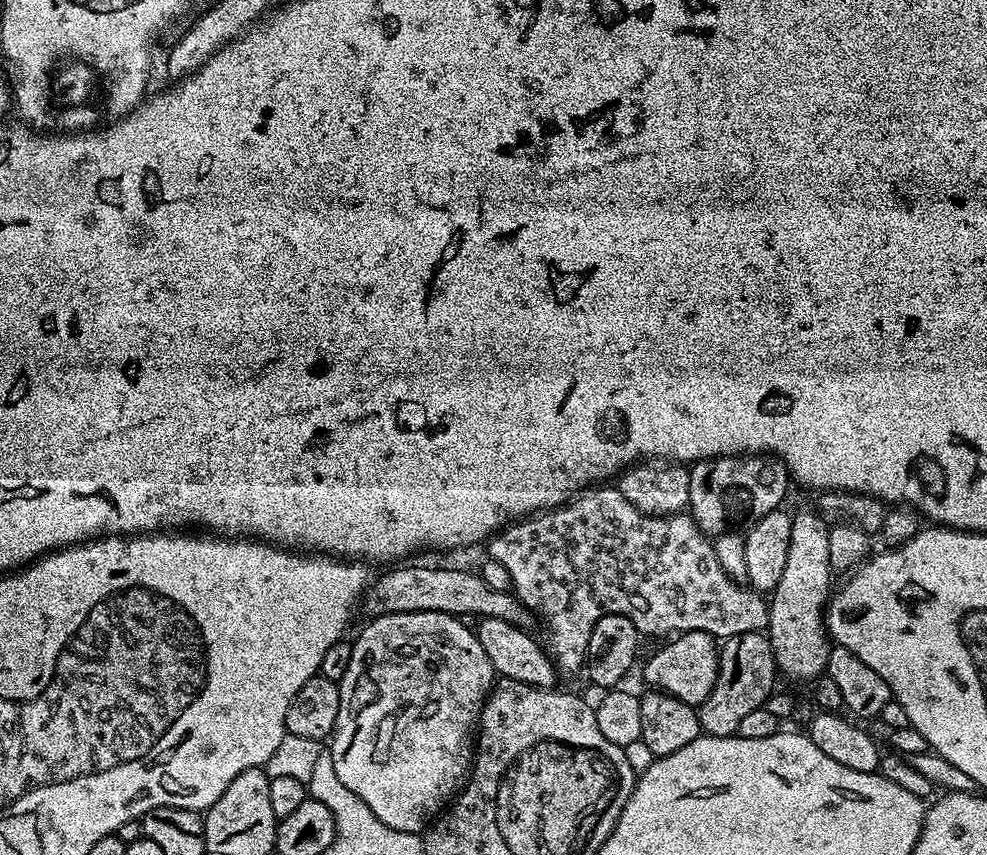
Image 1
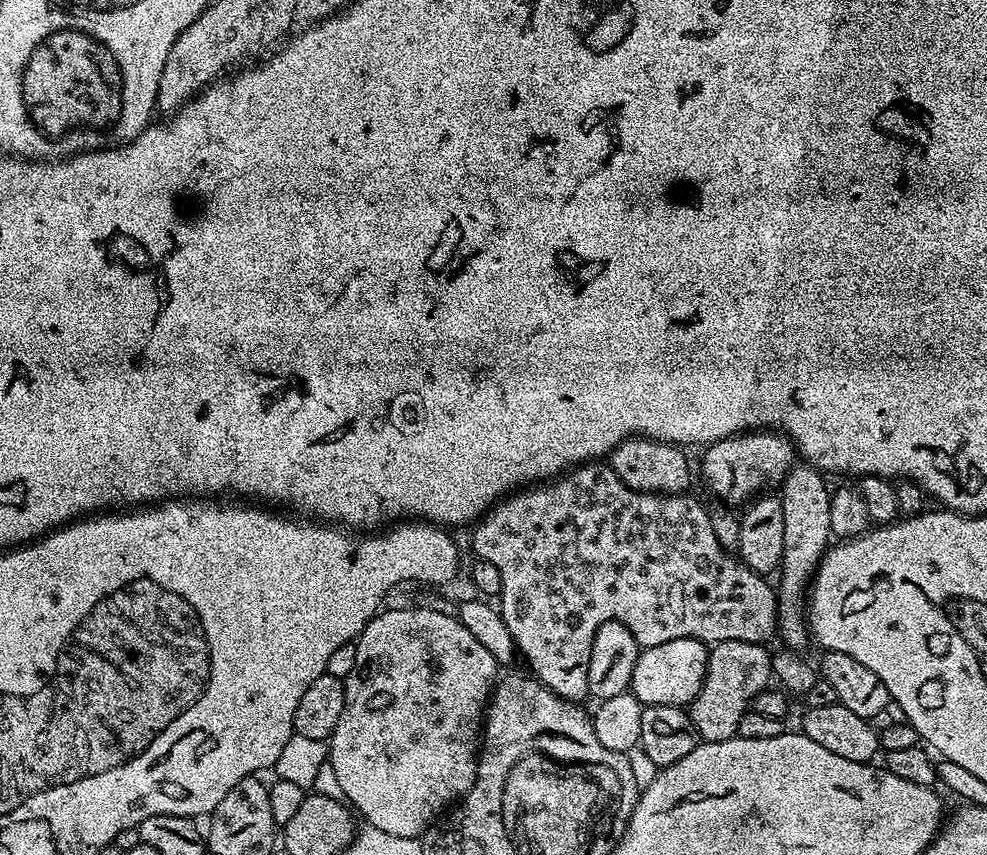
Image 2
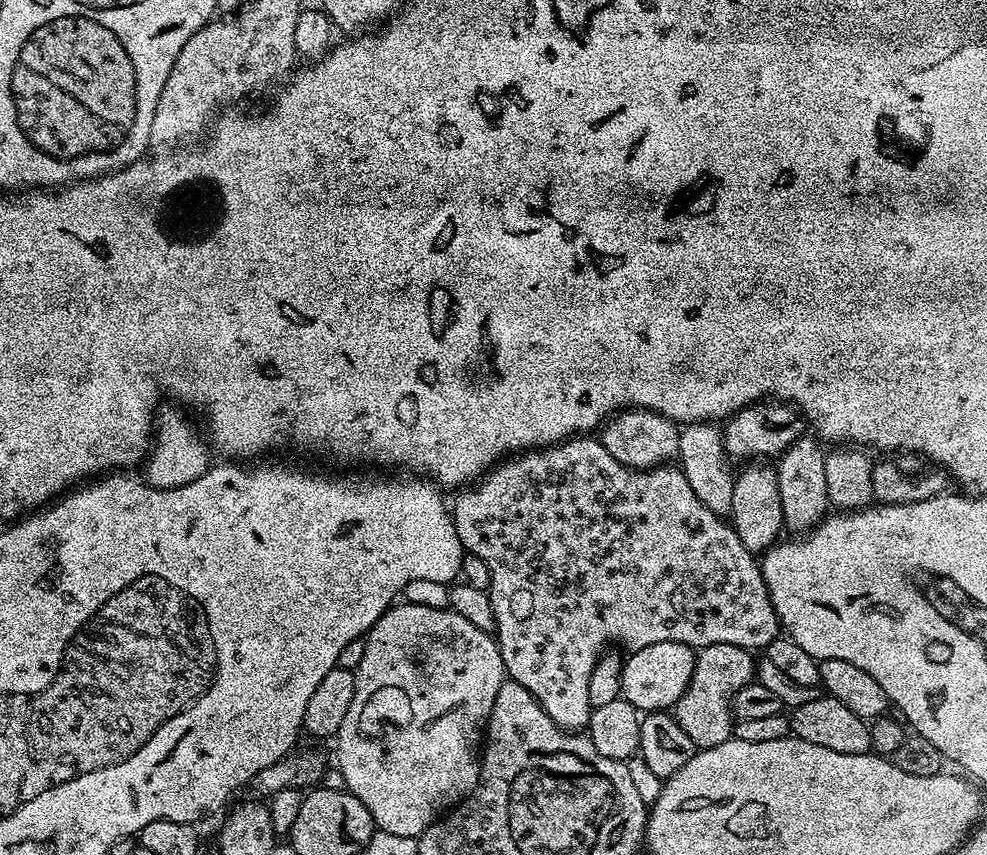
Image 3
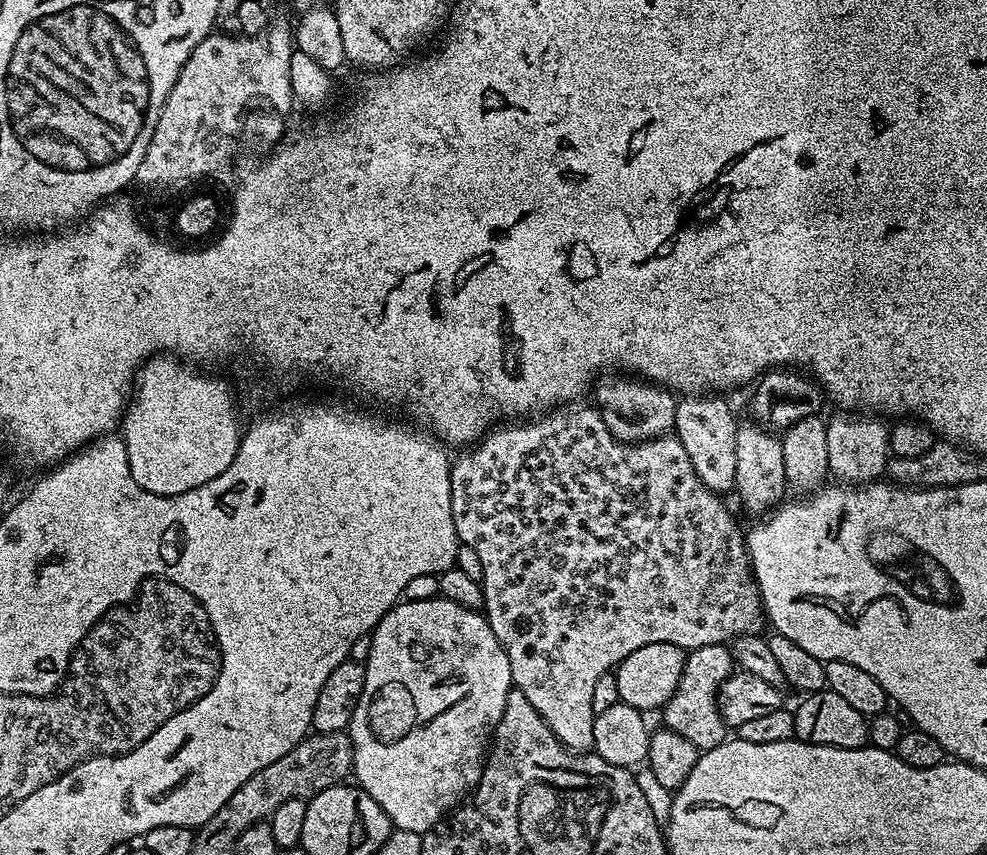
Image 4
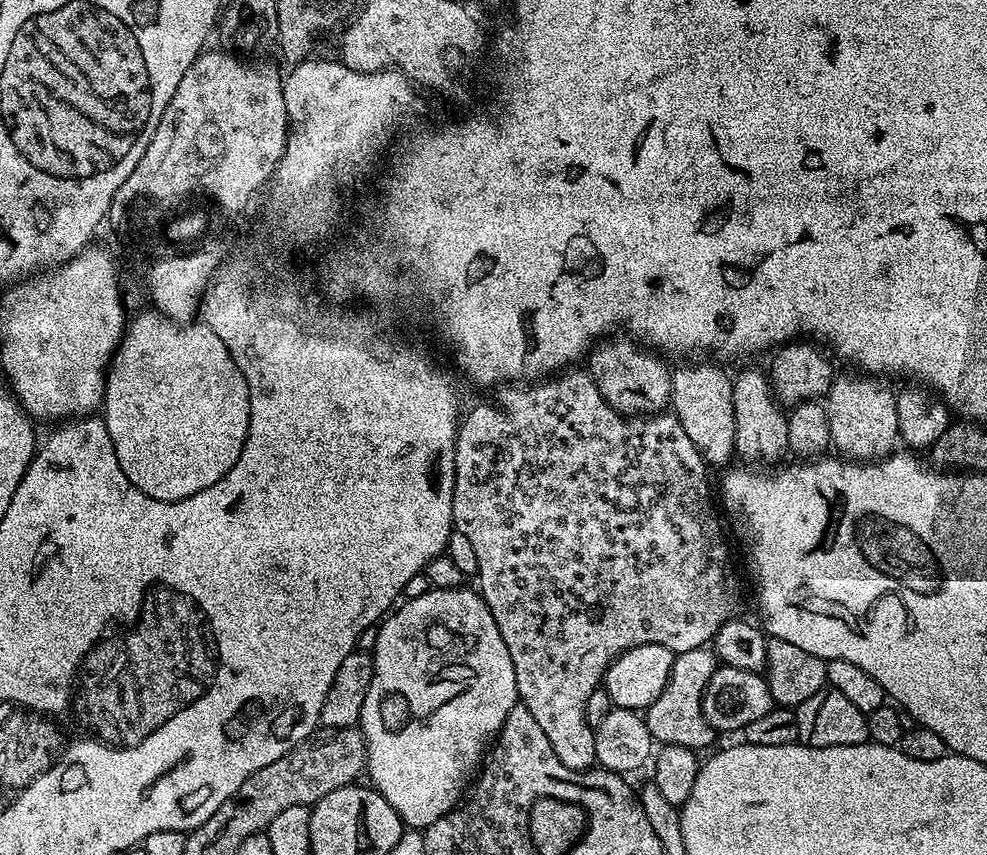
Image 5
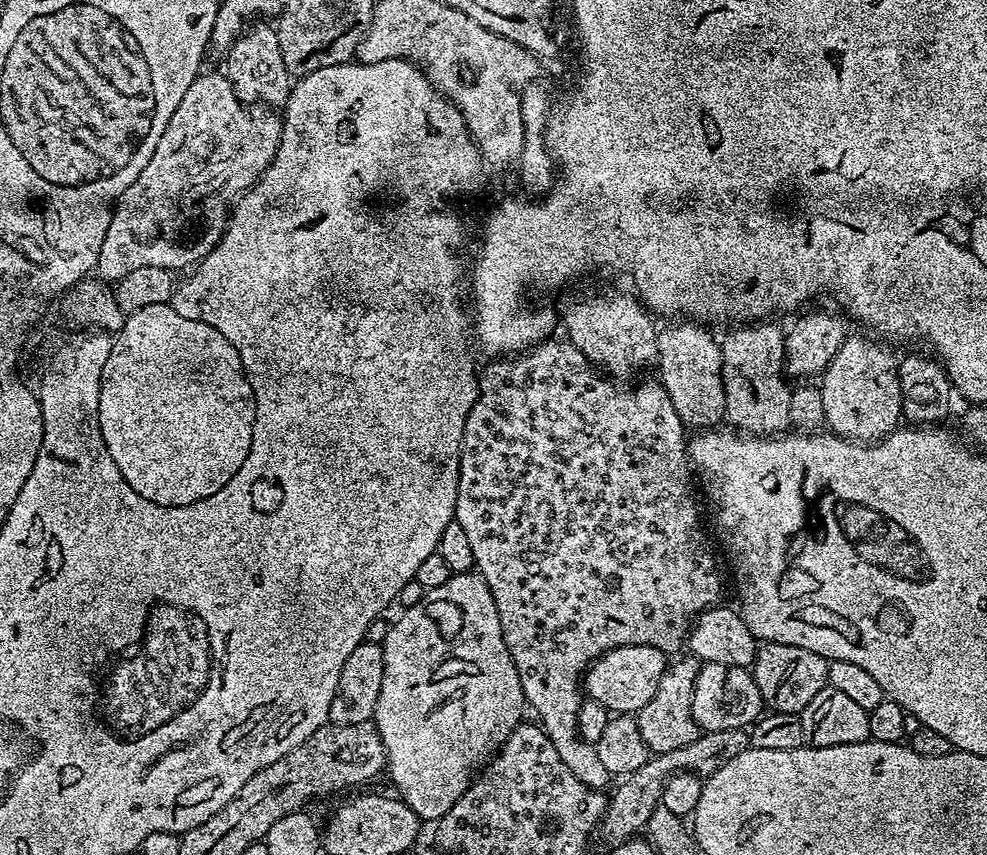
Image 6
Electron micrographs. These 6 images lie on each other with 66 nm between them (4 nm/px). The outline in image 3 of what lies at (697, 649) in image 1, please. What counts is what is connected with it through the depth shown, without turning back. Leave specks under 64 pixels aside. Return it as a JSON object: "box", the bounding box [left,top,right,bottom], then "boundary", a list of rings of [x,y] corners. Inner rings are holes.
{"box":[620,642,696,714],"boundary":[[[654,642],[650,646],[642,646],[624,661],[620,695],[644,714],[675,709],[678,698],[682,698],[686,686],[690,686],[695,665],[696,652],[688,644]]]}

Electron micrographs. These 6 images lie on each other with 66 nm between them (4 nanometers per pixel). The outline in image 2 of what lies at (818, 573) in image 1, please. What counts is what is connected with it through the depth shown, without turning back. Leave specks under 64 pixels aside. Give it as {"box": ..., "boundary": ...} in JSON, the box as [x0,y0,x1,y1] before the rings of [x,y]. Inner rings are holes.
{"box":[776,462,833,650],"boundary":[[[797,462],[786,474],[784,483],[778,489],[780,505],[782,506],[782,519],[785,524],[784,549],[780,559],[778,577],[780,584],[776,588],[776,623],[778,625],[779,639],[784,639],[783,647],[788,650],[804,650],[810,644],[810,629],[806,619],[806,601],[810,595],[810,585],[816,575],[816,569],[820,566],[820,561],[824,559],[825,552],[830,547],[833,539],[830,530],[830,487],[826,481],[825,473],[820,469],[812,467],[807,462]]]}

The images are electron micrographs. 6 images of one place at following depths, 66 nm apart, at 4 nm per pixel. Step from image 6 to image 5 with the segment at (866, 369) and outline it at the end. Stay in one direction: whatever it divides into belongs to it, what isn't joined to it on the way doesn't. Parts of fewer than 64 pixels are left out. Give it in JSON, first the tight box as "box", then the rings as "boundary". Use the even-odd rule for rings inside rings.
{"box":[826,374,900,462],"boundary":[[[868,374],[852,375],[856,376],[837,375],[826,397],[831,447],[837,448],[841,457],[857,462],[884,460],[897,451],[900,439],[893,389],[888,389],[883,379]]]}

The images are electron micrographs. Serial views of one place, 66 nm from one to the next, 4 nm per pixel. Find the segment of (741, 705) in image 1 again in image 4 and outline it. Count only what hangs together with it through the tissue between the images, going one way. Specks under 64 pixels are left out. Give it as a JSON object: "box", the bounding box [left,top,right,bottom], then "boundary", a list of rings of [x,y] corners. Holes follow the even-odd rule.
{"box":[663,644,733,753],"boundary":[[[728,644],[698,646],[691,649],[684,657],[678,686],[674,694],[664,703],[663,727],[674,730],[674,734],[682,734],[686,742],[694,742],[697,753],[709,752],[714,750],[714,746],[724,743],[726,725],[716,709],[716,695],[722,682],[726,682],[726,678],[732,675],[733,671],[732,649]]]}

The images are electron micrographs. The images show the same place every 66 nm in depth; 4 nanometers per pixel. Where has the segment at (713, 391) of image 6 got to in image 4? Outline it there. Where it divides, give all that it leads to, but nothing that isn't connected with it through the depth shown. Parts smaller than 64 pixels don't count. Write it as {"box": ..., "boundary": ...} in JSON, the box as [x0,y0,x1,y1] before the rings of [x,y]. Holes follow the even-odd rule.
{"box":[674,394,738,494],"boundary":[[[688,394],[676,405],[674,435],[686,446],[691,465],[710,491],[717,494],[731,493],[736,486],[738,454],[736,430],[738,421],[730,405],[720,394]]]}

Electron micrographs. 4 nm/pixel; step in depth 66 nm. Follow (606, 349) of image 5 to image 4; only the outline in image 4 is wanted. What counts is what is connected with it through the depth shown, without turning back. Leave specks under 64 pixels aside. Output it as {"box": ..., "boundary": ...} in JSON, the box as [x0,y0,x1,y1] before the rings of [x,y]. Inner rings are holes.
{"box":[595,374,677,442],"boundary":[[[604,374],[595,387],[595,403],[616,440],[639,442],[667,436],[676,427],[677,397],[667,388],[632,374]],[[600,384],[600,386],[599,386]]]}

